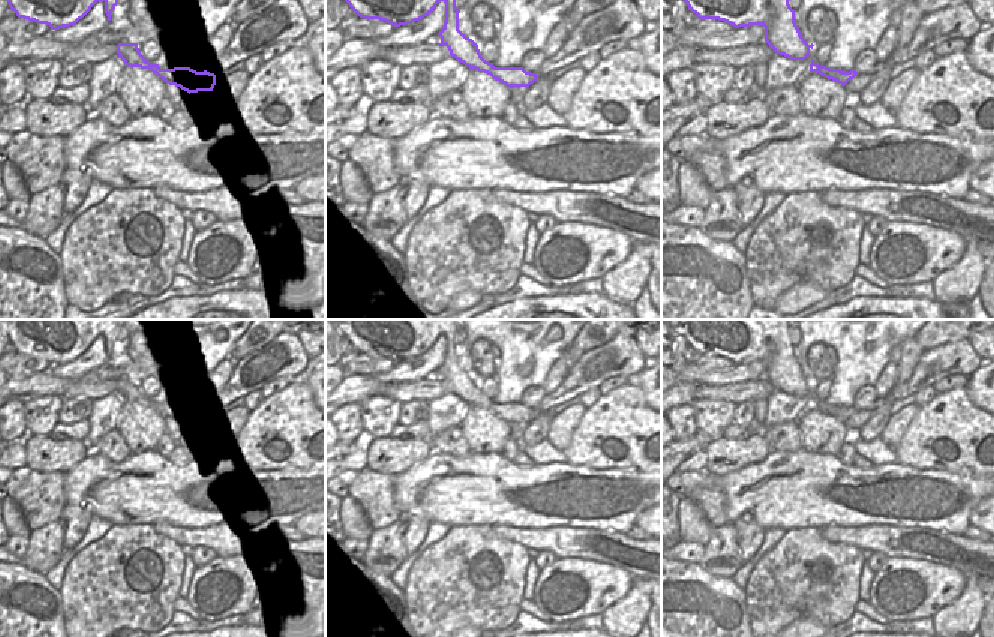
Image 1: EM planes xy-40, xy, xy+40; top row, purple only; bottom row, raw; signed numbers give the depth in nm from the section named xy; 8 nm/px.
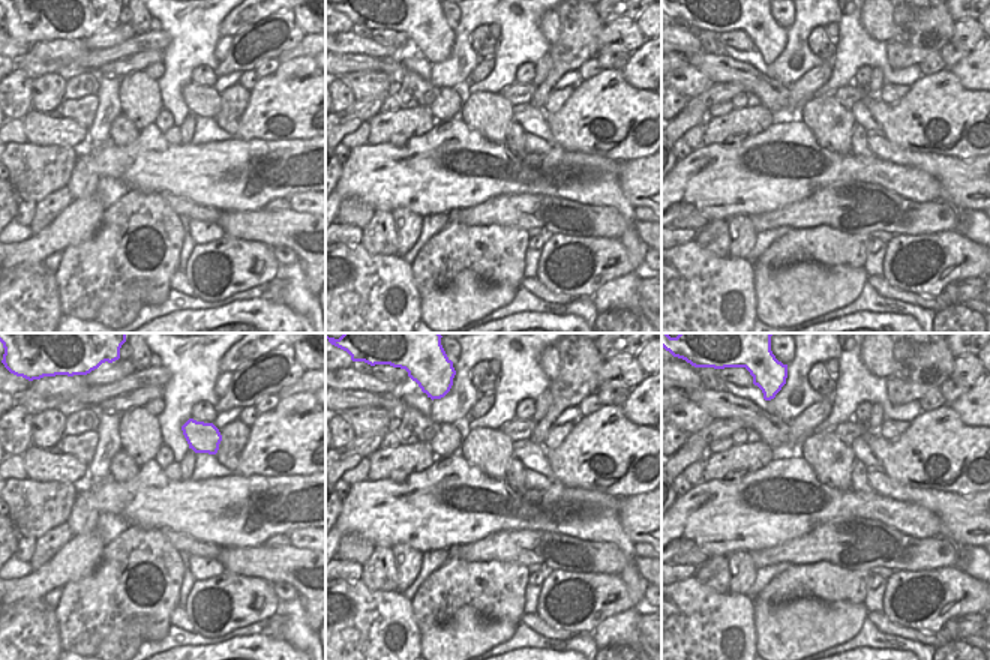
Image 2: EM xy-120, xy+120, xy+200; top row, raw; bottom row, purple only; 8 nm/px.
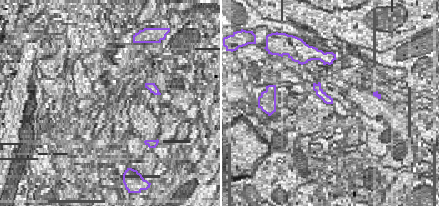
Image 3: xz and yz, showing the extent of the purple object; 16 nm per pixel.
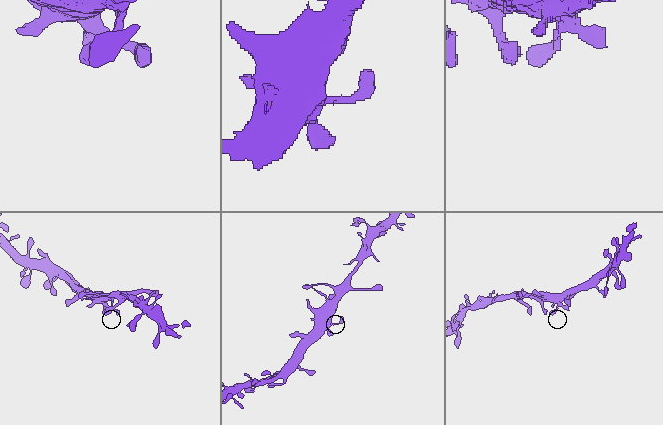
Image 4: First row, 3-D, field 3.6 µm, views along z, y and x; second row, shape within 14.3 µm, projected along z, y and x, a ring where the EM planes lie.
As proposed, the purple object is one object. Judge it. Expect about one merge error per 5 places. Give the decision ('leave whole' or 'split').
leave whole

